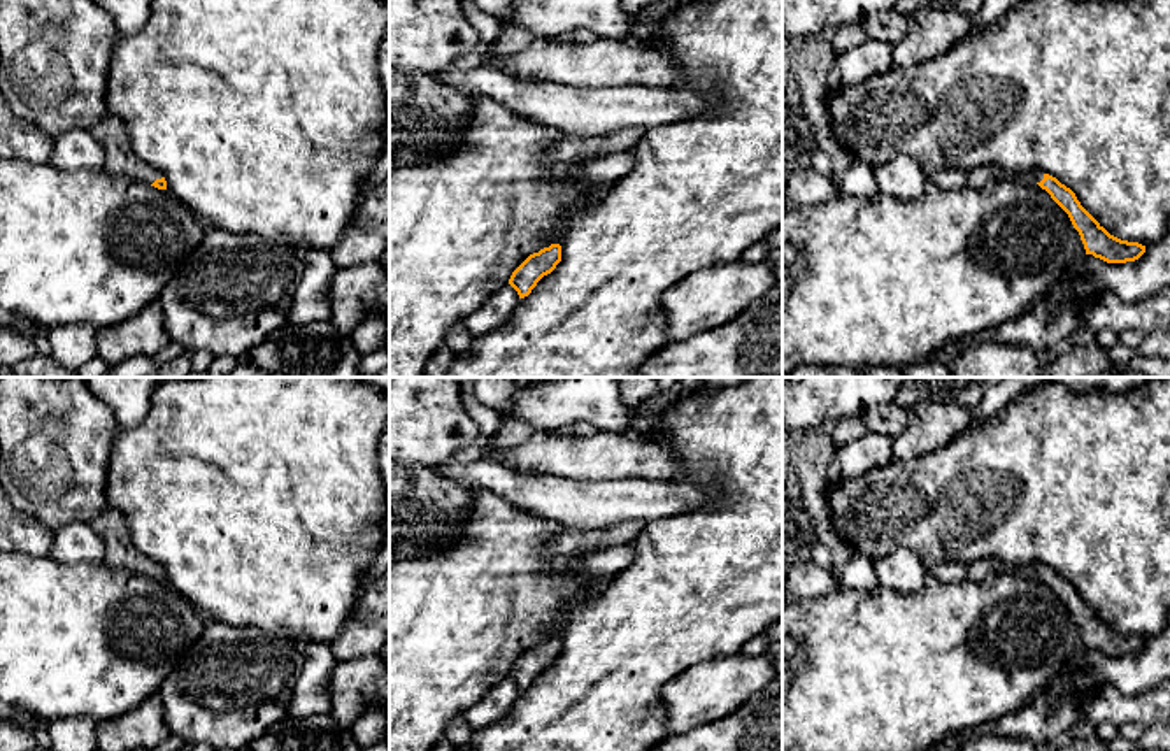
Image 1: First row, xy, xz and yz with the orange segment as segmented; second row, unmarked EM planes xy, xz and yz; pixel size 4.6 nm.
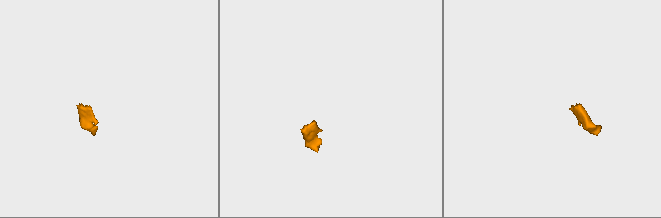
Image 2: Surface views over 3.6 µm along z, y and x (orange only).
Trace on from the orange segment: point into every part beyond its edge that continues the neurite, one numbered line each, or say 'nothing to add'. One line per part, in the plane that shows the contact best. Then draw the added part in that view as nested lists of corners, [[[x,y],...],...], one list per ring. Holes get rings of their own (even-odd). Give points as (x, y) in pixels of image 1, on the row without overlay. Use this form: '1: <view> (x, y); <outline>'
1: xy (120, 551); [[[105,507],[89,525],[105,542],[103,563],[144,577],[153,577],[163,570],[156,561],[144,558],[133,546],[125,516],[118,509]]]

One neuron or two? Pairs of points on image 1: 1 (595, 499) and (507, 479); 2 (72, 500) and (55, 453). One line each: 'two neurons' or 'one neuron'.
1: one neuron
2: one neuron

